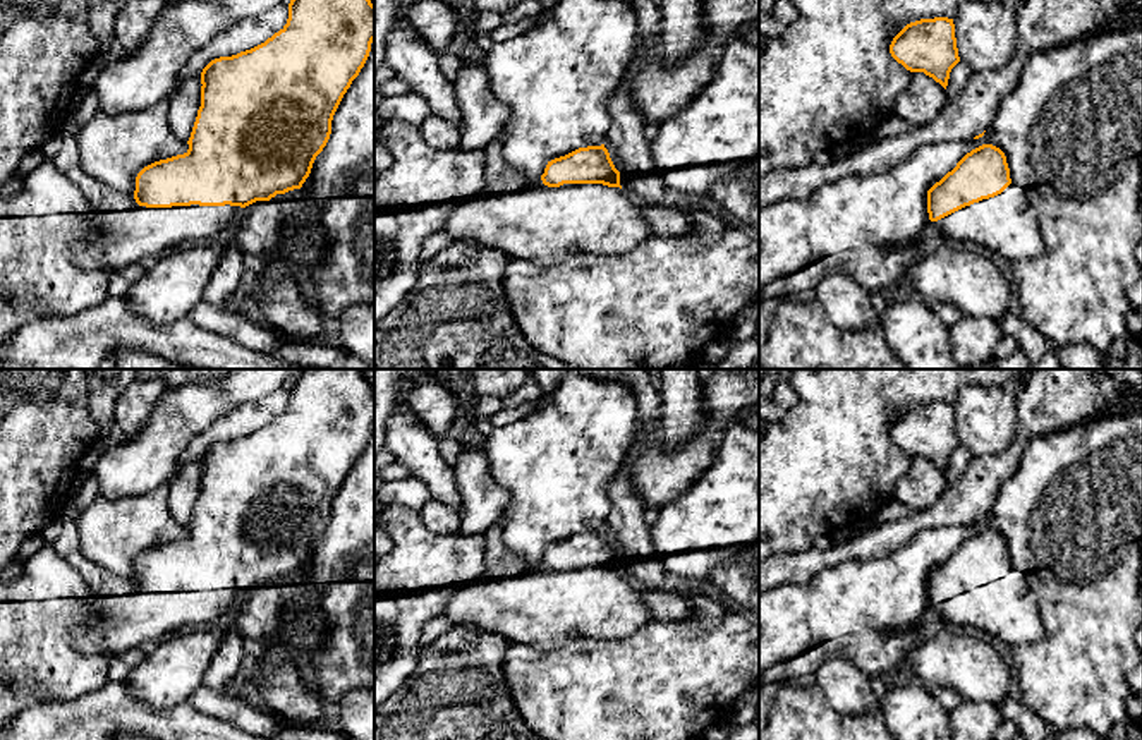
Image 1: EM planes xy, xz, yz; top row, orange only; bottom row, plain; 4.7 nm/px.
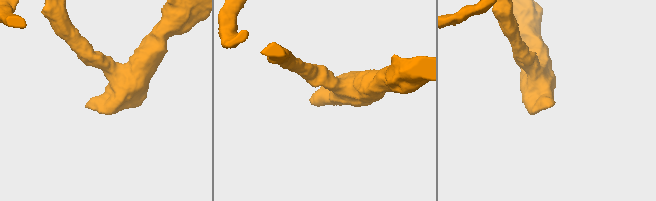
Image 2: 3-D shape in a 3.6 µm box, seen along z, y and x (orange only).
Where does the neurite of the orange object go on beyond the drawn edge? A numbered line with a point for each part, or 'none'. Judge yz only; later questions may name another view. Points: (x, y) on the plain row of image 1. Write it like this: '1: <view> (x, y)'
1: yz (1007, 610)

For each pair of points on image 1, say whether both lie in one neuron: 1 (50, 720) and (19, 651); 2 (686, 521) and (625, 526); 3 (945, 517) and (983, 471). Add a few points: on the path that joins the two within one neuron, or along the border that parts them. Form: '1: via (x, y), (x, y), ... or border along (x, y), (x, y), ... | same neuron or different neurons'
1: border along (81, 696), (42, 701), (18, 715) | different neurons
2: border along (649, 527), (655, 555) | different neurons
3: via (957, 505), (979, 483) | same neuron

